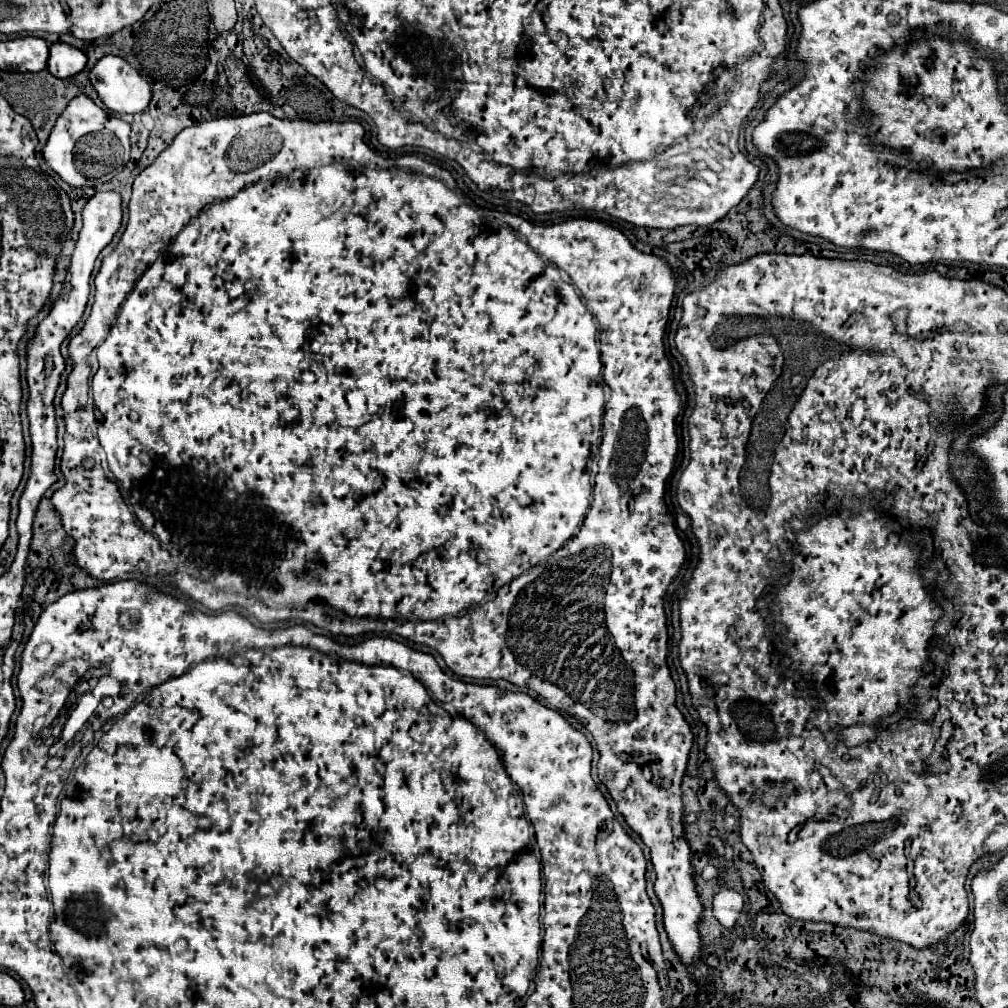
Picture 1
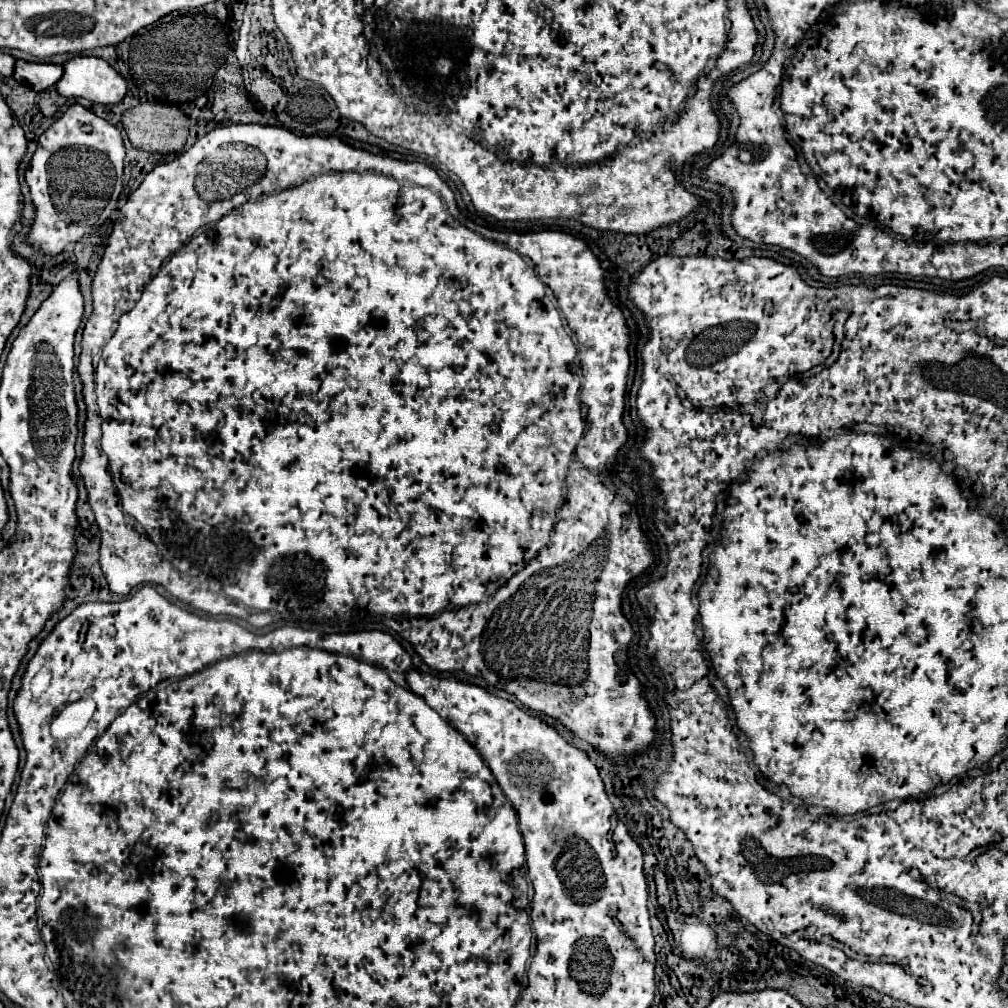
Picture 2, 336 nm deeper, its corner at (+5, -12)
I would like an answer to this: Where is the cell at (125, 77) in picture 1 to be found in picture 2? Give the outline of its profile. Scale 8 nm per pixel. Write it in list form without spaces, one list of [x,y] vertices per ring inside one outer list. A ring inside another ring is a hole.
[[[98,57],[70,59],[56,89],[62,97],[82,97],[100,105],[116,105],[128,93],[126,79]]]

